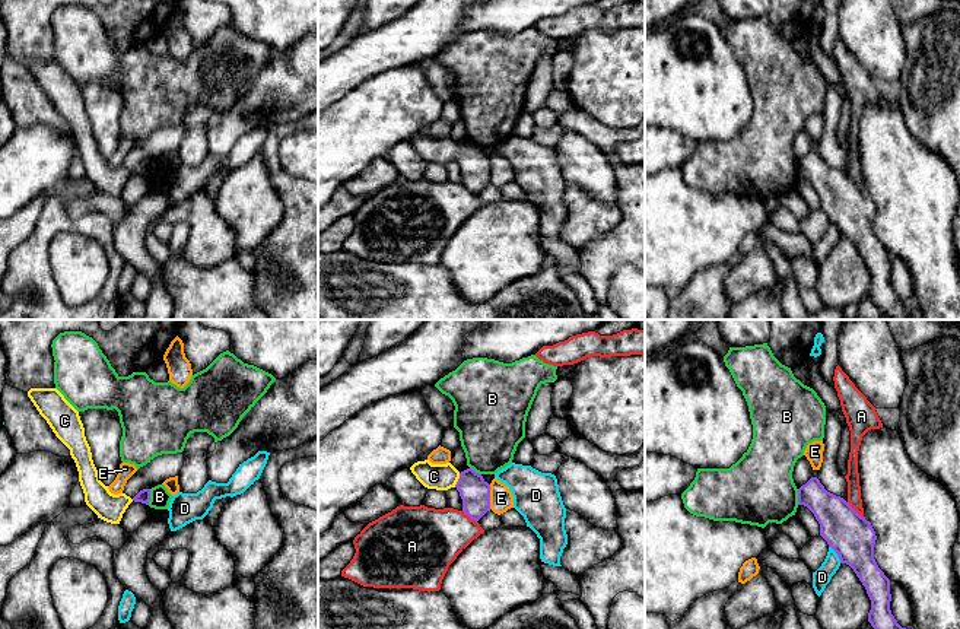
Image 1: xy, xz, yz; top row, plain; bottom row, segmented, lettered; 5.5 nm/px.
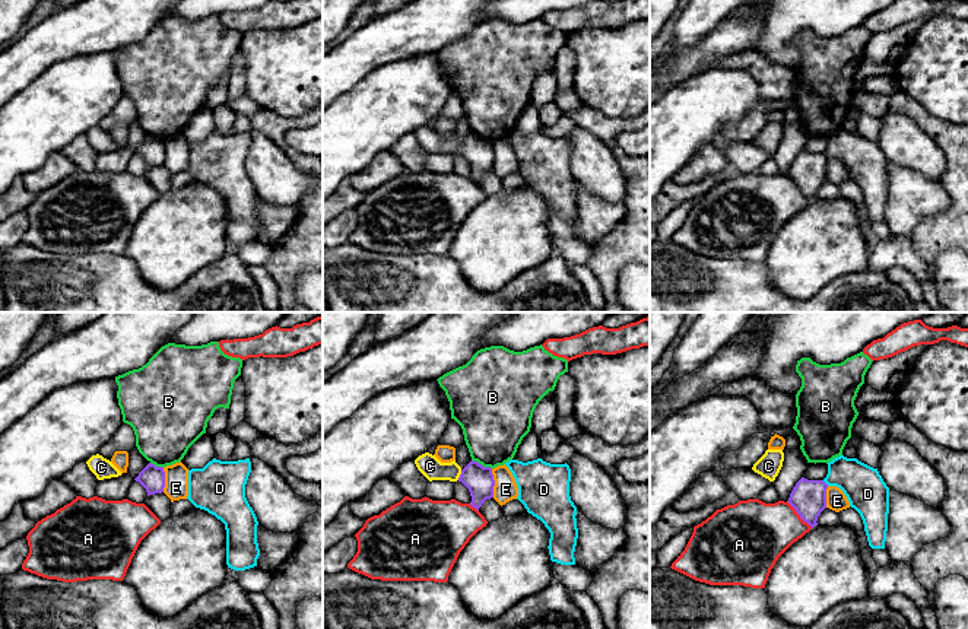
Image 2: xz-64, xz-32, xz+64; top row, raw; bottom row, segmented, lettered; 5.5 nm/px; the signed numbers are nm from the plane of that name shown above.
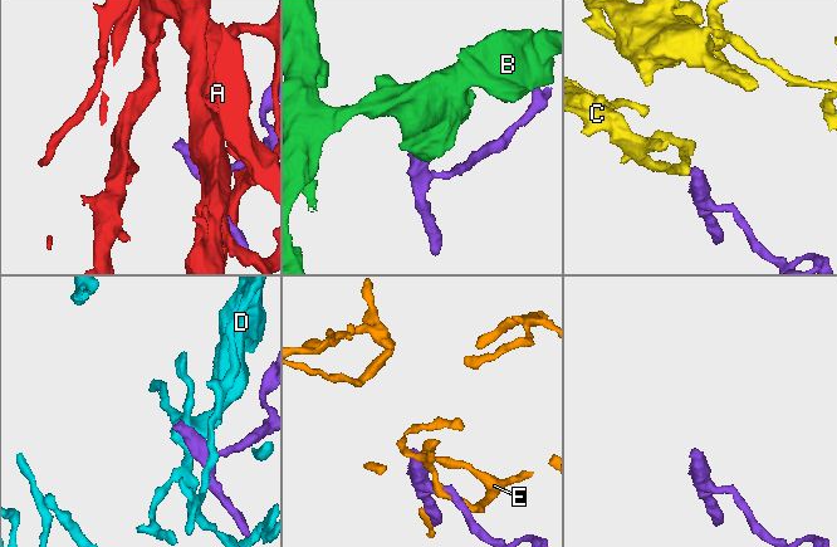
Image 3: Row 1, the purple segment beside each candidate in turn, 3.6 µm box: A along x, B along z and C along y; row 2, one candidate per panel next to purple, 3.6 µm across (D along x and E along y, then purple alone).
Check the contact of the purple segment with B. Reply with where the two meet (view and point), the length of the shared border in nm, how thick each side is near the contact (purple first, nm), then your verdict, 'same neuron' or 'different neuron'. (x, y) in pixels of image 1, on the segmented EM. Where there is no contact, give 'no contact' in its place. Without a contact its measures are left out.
xy (149, 496) | 90 nm | 70/110 nm | different neuron

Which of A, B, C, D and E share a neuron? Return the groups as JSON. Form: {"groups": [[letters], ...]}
{"groups": [["A"], ["B"], ["C"], ["D"], ["E"]]}

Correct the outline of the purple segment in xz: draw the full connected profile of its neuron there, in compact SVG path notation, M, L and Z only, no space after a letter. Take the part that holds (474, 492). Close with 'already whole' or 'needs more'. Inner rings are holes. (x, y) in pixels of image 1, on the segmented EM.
M417 461L410 467L416 479L427 489L455 487L462 499L462 511L476 522L490 511L490 485L473 468L458 471L451 463L432 464Z; needs more

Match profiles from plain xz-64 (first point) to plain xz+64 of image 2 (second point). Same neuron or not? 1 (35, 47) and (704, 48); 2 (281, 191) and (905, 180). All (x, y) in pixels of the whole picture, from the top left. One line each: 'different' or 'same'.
1: same
2: different

